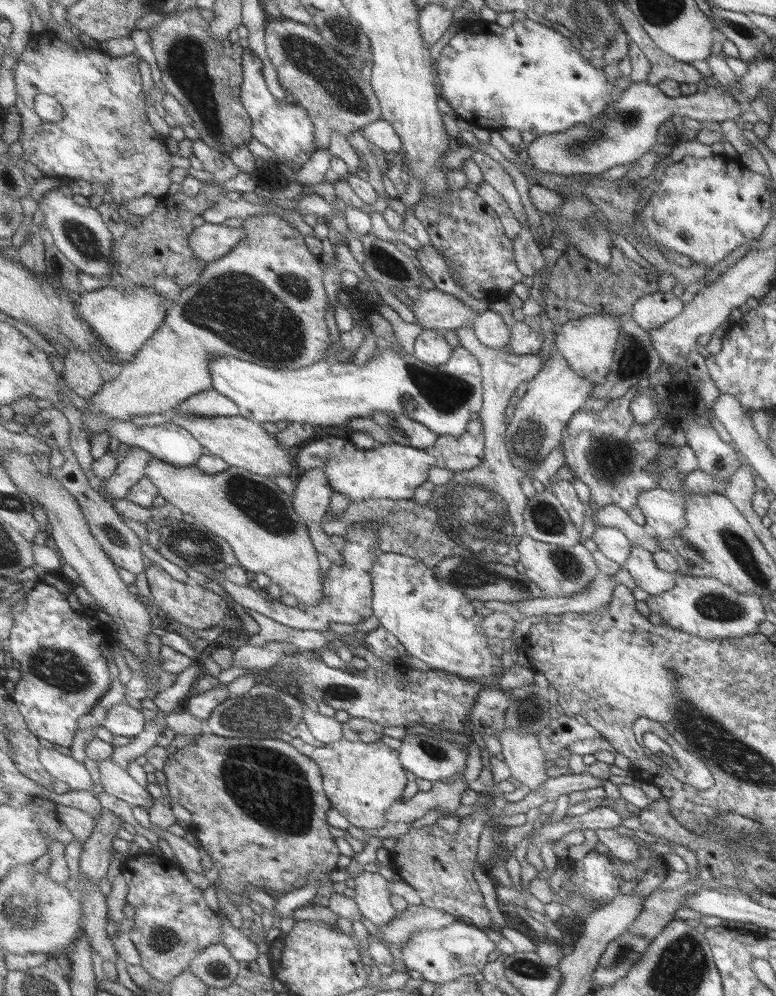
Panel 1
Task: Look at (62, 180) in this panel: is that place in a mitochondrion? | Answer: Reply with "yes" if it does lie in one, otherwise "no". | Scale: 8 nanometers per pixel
no

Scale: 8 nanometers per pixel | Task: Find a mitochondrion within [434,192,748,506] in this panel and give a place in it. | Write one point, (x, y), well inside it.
(608, 459)

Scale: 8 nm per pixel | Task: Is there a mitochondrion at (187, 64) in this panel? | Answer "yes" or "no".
yes

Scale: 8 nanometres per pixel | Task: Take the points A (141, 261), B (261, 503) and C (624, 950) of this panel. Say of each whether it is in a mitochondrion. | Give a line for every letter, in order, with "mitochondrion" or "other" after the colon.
A: mitochondrion
B: mitochondrion
C: mitochondrion

